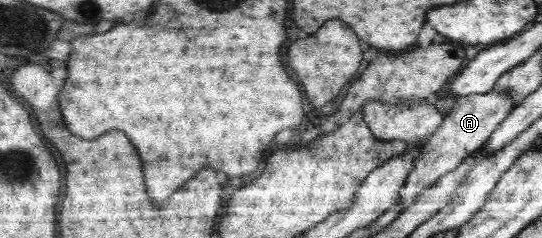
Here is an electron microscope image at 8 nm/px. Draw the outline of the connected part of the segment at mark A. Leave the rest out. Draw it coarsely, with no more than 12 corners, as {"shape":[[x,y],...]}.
{"shape":[[509,92],[455,102],[399,190],[423,189],[480,149],[515,109]]}

